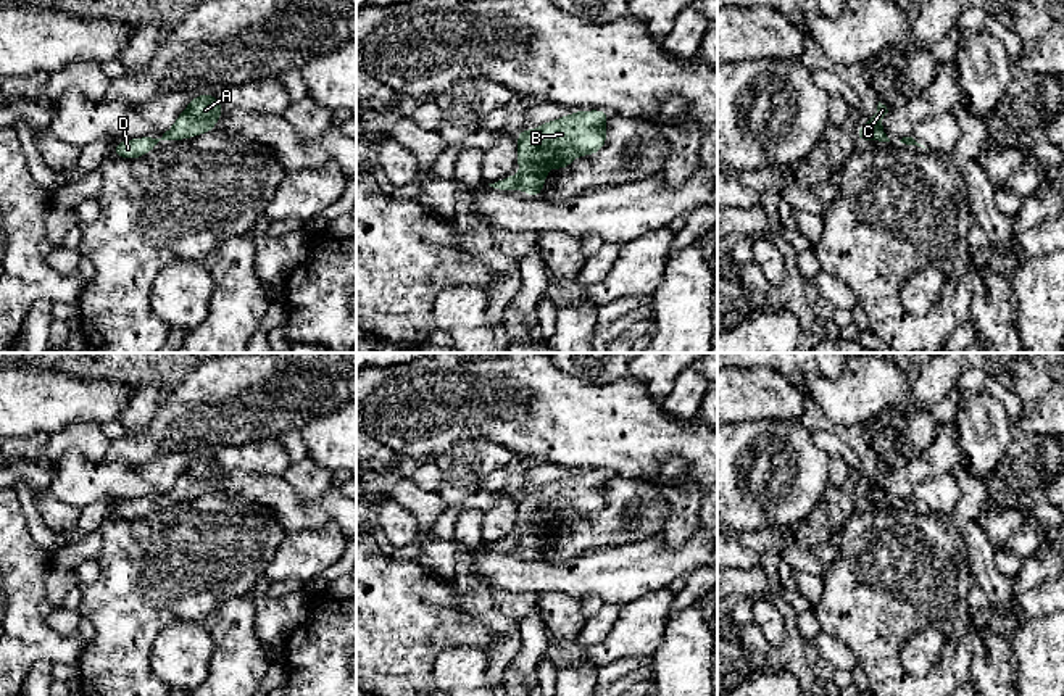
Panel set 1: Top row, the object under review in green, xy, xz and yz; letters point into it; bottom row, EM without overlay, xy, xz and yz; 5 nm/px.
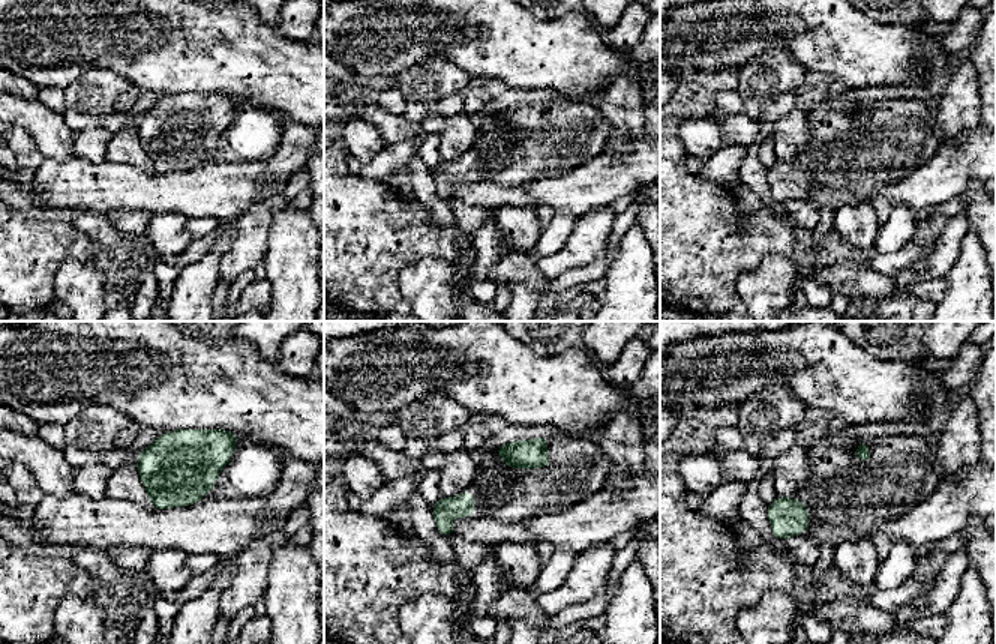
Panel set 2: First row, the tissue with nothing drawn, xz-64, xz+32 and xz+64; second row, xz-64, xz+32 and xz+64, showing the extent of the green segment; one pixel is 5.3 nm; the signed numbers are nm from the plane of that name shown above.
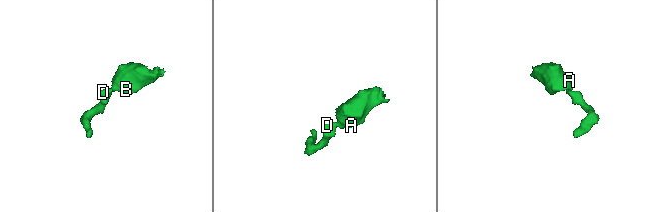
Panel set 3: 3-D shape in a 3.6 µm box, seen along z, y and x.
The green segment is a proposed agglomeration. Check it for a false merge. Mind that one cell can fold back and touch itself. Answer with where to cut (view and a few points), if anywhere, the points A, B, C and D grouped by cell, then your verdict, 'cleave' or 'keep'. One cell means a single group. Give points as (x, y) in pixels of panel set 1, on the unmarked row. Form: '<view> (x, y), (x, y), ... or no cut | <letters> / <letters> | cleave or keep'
no cut | A B C D | keep

